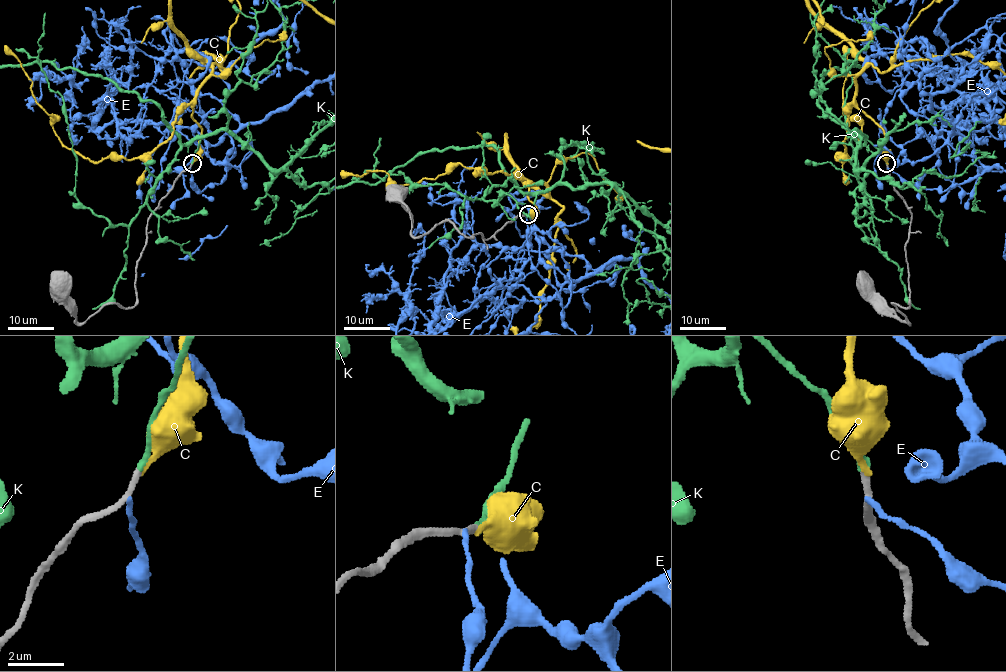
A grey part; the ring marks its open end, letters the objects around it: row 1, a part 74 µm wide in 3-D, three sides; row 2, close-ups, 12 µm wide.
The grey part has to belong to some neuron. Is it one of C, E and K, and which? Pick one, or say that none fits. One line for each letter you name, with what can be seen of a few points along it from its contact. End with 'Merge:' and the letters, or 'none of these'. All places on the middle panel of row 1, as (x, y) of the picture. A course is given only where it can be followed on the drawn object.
Merge: K

